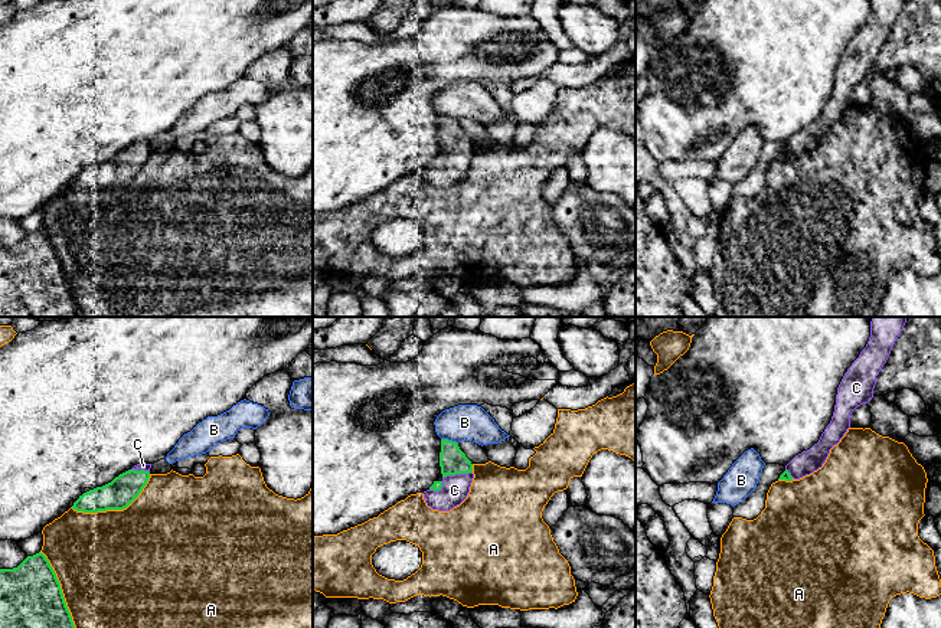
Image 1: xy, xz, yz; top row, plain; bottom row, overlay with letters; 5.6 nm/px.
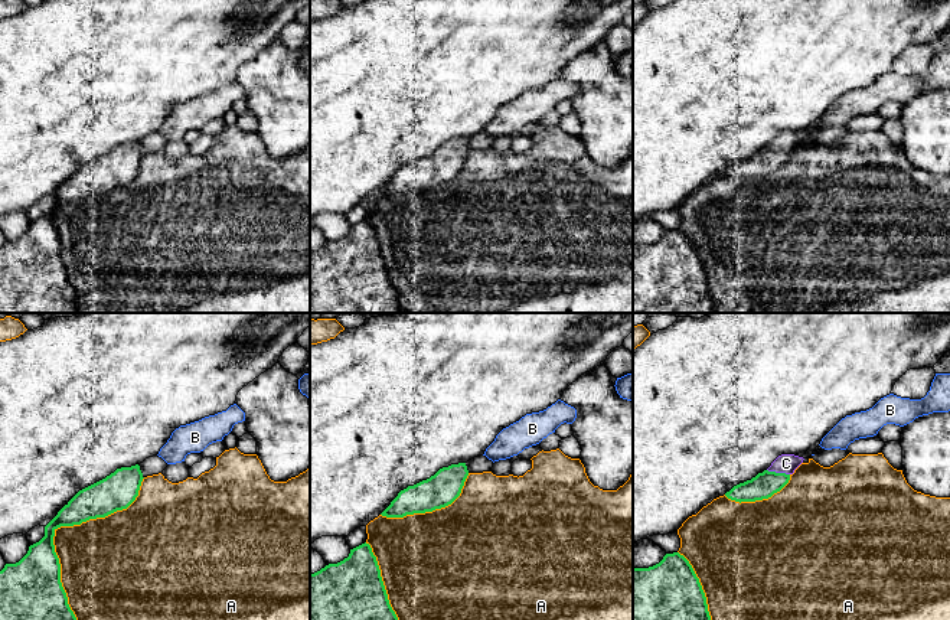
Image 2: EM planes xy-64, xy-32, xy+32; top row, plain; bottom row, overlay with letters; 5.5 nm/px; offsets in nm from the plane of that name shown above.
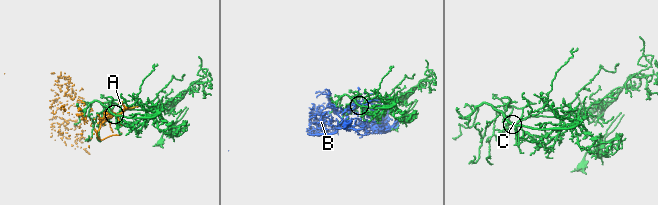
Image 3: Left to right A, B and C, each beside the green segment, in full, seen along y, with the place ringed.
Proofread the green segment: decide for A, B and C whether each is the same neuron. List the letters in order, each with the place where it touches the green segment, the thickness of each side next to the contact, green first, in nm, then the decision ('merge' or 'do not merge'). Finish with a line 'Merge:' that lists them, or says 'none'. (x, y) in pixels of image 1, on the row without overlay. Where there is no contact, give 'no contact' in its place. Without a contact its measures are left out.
A: xy (114, 186) | 170/500 nm | do not merge
B: xz (450, 118) | 150/200 nm | do not merge
C: xz (457, 150) | 150/150 nm | merge
Merge: C

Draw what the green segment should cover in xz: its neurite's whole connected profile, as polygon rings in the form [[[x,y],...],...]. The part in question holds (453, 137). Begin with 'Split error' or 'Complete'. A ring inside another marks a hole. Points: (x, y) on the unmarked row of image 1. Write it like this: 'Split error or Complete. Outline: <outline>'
Split error. Outline: [[[441,117],[440,144],[442,157],[434,158],[422,171],[432,187],[450,189],[460,183],[470,170],[474,156],[473,141],[457,120]]]

